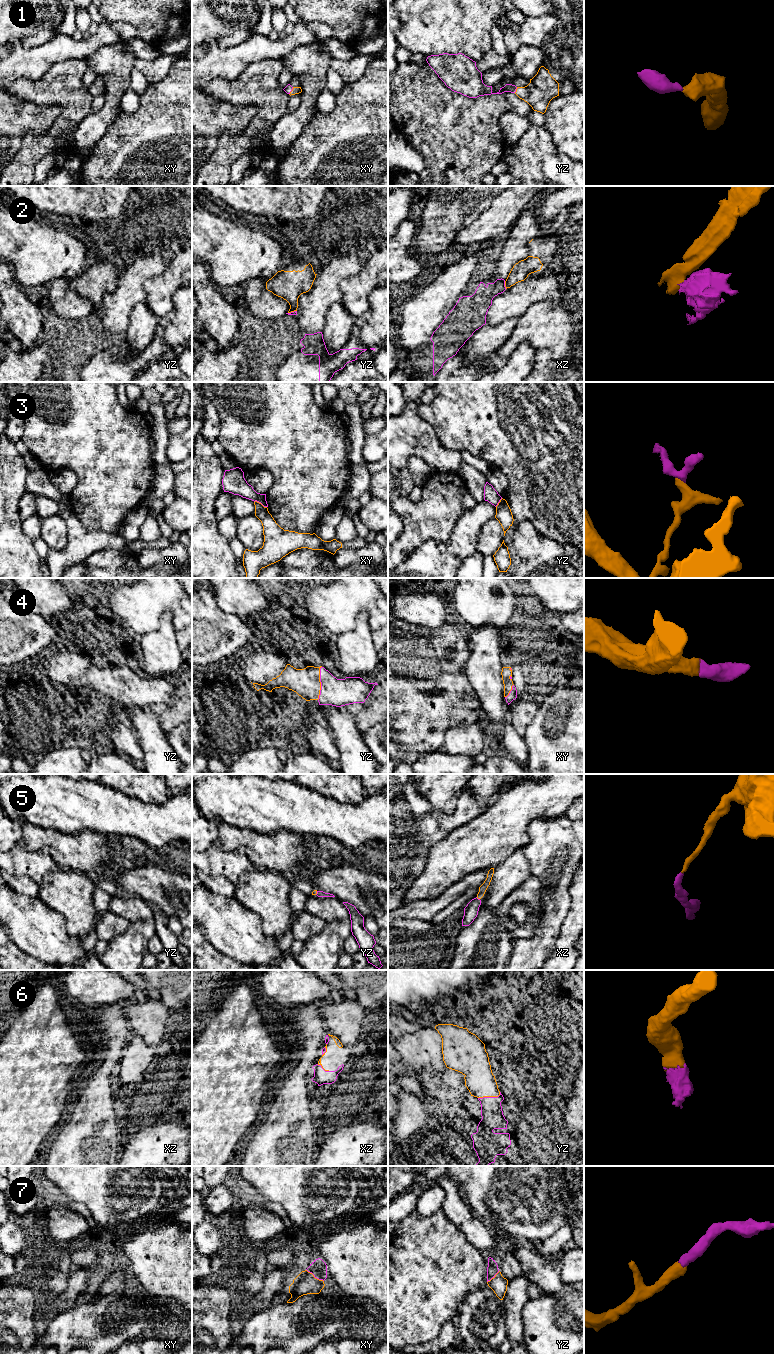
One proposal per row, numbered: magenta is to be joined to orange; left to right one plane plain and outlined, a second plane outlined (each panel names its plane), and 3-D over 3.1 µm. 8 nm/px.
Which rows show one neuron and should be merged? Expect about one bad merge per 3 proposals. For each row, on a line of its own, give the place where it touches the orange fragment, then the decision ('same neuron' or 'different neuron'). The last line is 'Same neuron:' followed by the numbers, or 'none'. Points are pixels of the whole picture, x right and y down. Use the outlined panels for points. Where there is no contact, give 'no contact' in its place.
1: meets orange in yz at (516, 90); same neuron
2: meets orange in xz at (505, 285); different neuron
3: meets orange in xy at (260, 503); different neuron
4: meets orange in yz at (320, 683); same neuron
5: meets orange in xz at (478, 898); same neuron
6: meets orange in yz at (489, 1096); same neuron
7: meets orange in xy at (314, 1277); same neuron
Same neuron: 1, 4, 5, 6, 7

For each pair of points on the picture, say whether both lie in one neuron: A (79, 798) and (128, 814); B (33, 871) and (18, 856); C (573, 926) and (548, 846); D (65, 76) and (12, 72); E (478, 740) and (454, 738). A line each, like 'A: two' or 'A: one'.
A: one
B: one
C: two
D: two
E: one

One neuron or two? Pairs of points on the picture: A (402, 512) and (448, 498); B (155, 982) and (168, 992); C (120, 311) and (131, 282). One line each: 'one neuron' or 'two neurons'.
A: one neuron
B: one neuron
C: one neuron

